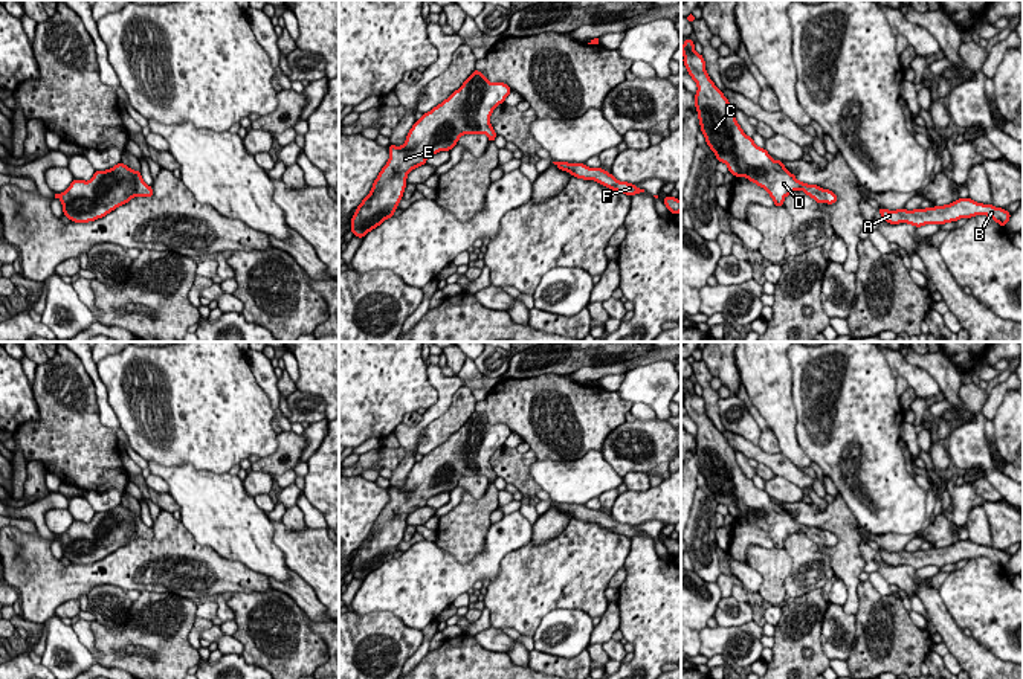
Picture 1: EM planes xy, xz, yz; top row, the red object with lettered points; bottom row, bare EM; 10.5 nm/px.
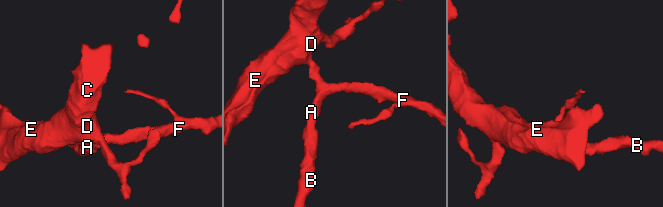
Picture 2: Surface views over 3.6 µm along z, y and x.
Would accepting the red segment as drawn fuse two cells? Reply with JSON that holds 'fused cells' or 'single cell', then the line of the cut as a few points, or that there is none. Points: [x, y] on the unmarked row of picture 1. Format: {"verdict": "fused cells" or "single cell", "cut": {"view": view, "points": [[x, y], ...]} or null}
{"verdict": "single cell", "cut": null}

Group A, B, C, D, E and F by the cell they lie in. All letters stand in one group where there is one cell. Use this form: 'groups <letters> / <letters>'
groups A B C D E F

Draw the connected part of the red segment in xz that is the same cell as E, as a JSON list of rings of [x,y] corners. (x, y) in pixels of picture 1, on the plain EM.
[[[475,410],[447,441],[423,455],[402,488],[388,488],[389,502],[351,558],[353,577],[365,580],[394,558],[408,526],[408,516],[426,507],[429,497],[452,491],[463,476],[486,476],[489,484],[495,484],[498,476],[492,470],[490,458],[510,435],[505,424],[489,424],[486,417]]]

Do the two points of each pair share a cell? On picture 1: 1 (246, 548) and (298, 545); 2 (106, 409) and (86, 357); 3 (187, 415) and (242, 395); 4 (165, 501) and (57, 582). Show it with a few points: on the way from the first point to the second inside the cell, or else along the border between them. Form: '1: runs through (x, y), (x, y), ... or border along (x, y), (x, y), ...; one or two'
1: border along (271, 522), (274, 543), (289, 568); two
2: runs through (101, 397), (101, 389), (92, 370); one
3: runs through (200, 405), (228, 405); one
4: border along (161, 508), (171, 513); two

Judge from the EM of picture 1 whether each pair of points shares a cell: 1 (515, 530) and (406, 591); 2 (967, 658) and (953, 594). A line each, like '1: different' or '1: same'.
1: same
2: different

